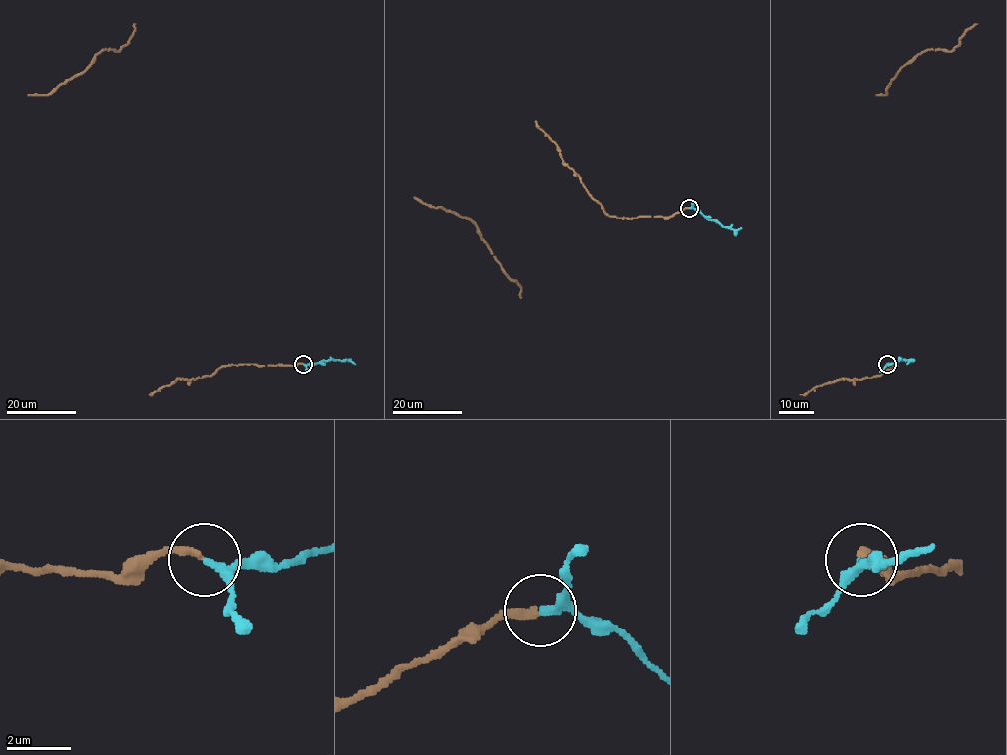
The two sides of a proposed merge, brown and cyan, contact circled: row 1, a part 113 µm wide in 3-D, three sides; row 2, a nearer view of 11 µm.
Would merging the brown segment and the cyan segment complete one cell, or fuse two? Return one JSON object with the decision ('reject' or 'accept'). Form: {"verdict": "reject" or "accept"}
{"verdict": "accept"}

